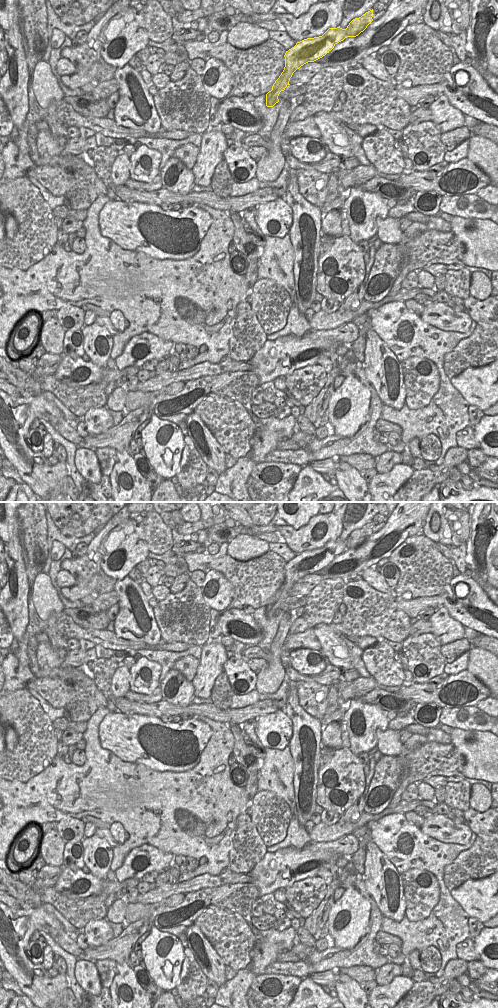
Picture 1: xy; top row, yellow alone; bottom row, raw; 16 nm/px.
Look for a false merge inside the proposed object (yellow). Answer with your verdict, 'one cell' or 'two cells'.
one cell

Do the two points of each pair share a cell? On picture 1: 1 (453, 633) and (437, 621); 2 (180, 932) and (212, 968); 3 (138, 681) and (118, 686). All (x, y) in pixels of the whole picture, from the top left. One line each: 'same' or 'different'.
1: same
2: different
3: different

